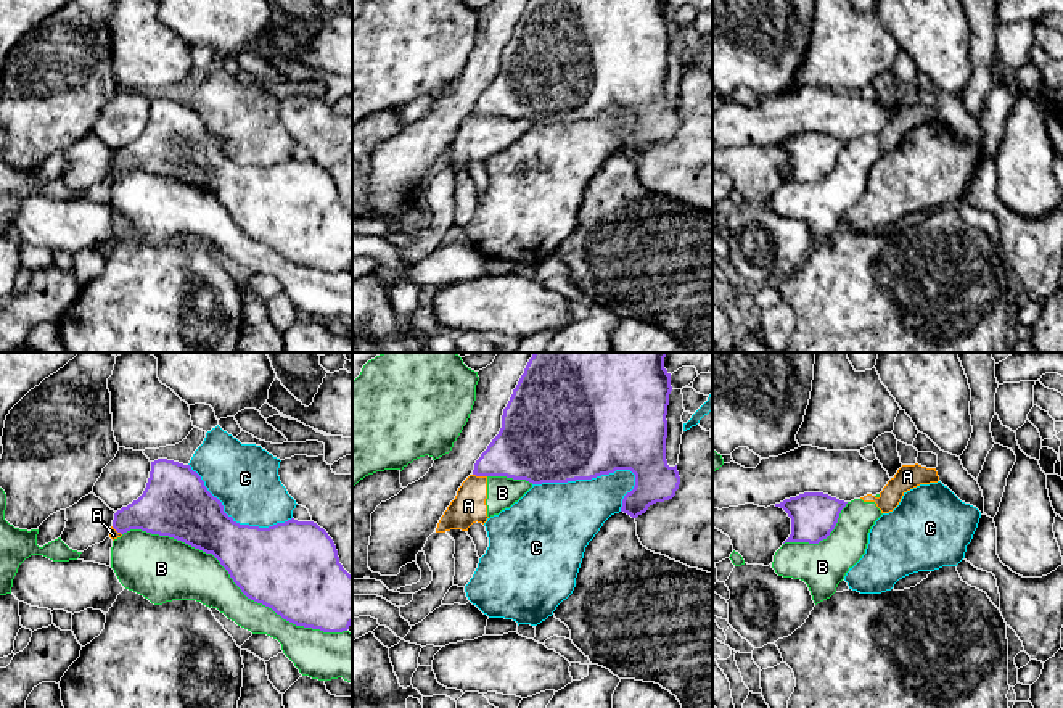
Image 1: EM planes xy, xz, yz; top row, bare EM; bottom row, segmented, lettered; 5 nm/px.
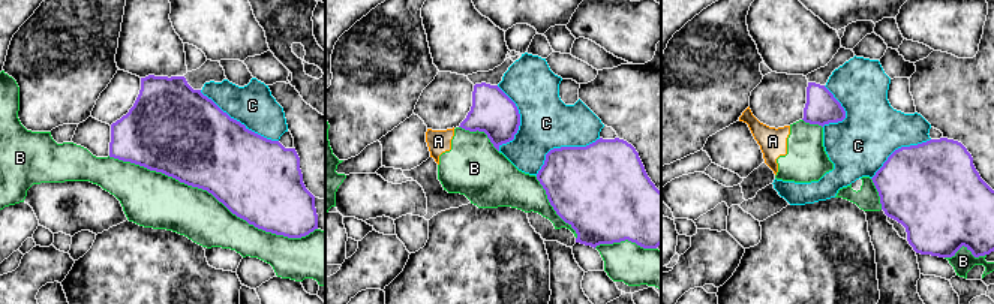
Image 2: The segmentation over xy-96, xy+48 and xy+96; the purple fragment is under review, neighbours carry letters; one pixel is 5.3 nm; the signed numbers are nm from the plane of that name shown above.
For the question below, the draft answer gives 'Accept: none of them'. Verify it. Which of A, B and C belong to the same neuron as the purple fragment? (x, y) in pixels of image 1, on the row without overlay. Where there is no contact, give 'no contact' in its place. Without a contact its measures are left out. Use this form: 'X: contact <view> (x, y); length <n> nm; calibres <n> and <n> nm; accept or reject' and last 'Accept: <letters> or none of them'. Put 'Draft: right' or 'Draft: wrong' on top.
Draft: right
A: contact xz (480, 115); length 70 nm; calibres 280 and 160 nm; reject
B: contact xy (233, 221); length 1200 nm; calibres 420 and 280 nm; reject
C: contact xz (584, 118); length 500 nm; calibres 500 and 380 nm; reject
Accept: none of them

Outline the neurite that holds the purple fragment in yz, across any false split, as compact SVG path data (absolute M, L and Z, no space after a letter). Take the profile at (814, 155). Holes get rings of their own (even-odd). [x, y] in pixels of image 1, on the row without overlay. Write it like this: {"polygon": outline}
{"polygon": "M804 132L775 143L791 158L791 174L785 182L819 183L827 179L846 143L823 132Z"}

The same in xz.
{"polygon": "M529 0L503 48L502 68L474 103L476 116L507 116L532 124L592 119L630 109L635 126L622 138L621 151L637 158L650 145L675 135L680 116L666 100L671 13L664 0Z"}

